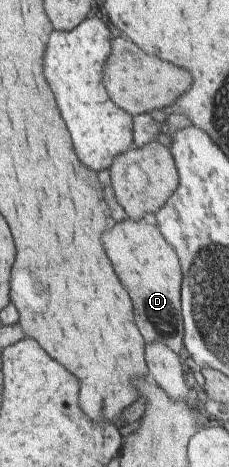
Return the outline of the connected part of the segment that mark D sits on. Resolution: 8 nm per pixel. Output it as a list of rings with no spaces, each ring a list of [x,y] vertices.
[[[146,213],[144,221],[124,219],[102,235],[102,247],[110,257],[114,271],[134,301],[136,327],[146,344],[162,343],[179,354],[184,347],[181,309],[182,265],[174,247],[158,229],[156,215]]]

